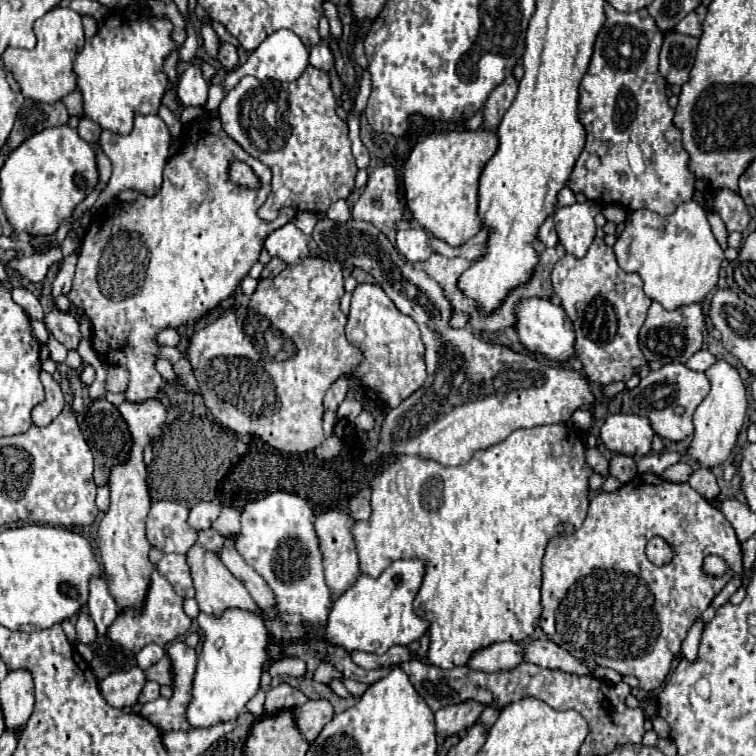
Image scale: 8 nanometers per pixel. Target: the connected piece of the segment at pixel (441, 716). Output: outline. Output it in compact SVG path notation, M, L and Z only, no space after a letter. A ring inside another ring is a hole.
M474 699L462 701L458 705L442 707L440 711L436 711L436 731L442 737L448 737L462 729L468 729L472 723L478 721L482 711L484 711L484 705Z

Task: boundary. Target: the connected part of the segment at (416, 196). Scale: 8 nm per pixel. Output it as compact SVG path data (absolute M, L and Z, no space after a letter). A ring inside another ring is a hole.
M490 129L440 131L430 133L426 139L416 143L404 165L406 205L412 217L434 237L452 247L460 247L472 239L482 229L478 217L480 169L490 161L496 149L498 137ZM460 133L466 133L466 137Z

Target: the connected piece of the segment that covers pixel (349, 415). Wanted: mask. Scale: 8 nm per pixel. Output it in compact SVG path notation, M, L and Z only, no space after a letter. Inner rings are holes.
M346 399L346 401L340 405L340 409L338 409L338 417L348 419L348 421L354 421L360 413L362 413L360 403L358 403L358 401L348 401L348 399Z

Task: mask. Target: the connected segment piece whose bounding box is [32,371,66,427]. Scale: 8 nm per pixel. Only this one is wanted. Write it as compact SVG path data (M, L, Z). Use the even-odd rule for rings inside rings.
M44 371L40 375L40 379L42 379L42 385L46 389L46 399L44 399L44 403L40 403L40 405L36 405L32 409L32 425L46 427L46 425L50 425L62 413L66 401L64 401L64 393L62 393L58 381L54 381Z

